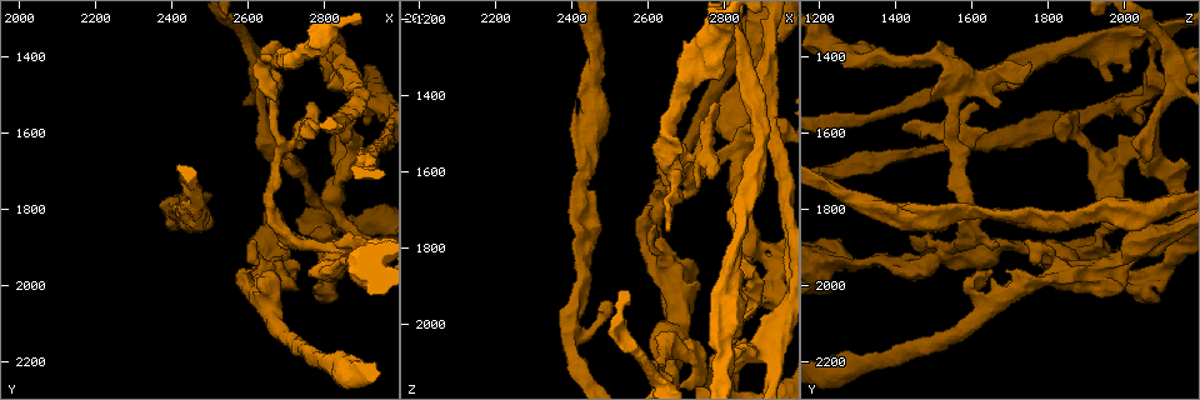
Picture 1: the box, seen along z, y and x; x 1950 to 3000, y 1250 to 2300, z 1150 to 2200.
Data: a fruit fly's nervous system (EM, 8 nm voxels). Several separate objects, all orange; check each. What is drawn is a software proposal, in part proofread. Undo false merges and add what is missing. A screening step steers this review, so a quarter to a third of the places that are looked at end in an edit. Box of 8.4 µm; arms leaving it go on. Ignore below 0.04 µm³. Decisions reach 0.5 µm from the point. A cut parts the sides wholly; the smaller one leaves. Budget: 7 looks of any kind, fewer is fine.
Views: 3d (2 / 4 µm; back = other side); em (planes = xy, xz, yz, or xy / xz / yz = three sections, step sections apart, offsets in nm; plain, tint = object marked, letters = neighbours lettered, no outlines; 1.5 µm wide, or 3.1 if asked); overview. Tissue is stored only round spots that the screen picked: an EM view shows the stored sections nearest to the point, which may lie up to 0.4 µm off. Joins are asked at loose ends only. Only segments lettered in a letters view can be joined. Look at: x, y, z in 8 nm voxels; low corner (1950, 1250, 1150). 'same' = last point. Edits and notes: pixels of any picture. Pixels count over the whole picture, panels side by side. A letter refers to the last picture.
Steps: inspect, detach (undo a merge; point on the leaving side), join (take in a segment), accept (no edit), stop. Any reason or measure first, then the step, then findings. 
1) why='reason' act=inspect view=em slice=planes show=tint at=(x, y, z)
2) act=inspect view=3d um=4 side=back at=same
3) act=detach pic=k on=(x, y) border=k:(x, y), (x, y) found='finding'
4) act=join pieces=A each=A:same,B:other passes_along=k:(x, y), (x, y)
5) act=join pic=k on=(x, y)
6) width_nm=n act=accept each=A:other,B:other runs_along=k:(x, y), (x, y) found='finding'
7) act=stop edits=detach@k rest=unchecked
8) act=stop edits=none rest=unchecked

why='an open end' act=inspect view=3d um=4 at=(2610, 1890, 1740)

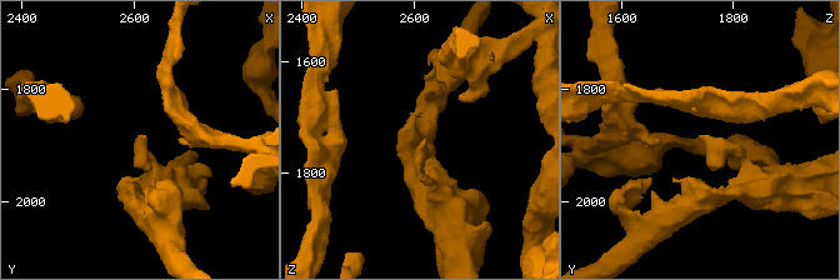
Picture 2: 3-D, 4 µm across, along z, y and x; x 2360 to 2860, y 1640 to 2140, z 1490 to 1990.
why='shape alone is not enough' act=inspect view=em slice=planes show=tint at=(2615, 1885, 1745)

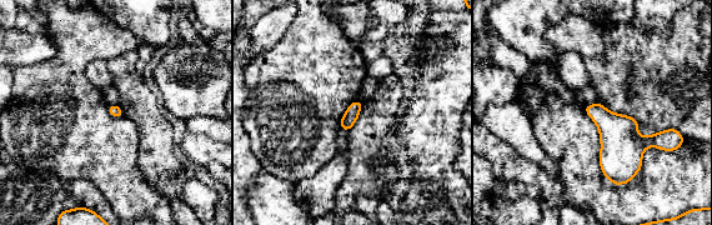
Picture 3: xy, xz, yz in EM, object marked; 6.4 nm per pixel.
why='what lies round it' act=inspect view=em slice=planes show=letters at=same

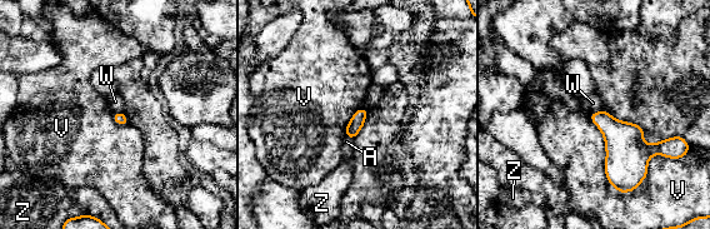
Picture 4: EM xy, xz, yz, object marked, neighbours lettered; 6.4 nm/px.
act=accept each=A:other,V:other,W:other,Z:other found='no lettered segment goes on from it'

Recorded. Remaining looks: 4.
why='an open end' act=inspect view=3d um=4 at=(2805, 1465, 1965)

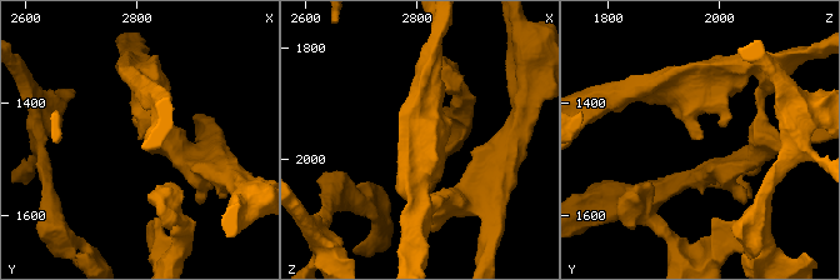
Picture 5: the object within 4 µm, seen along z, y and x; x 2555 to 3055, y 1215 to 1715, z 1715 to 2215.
act=inspect view=em slice=planes show=letters at=(2805, 1465, 1965)

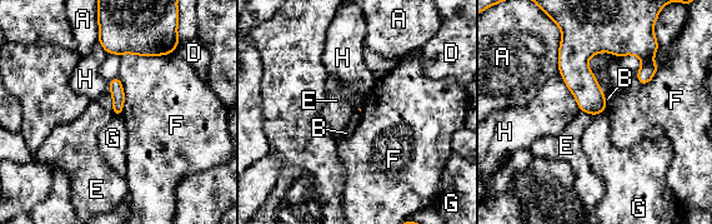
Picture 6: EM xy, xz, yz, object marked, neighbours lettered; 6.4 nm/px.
act=accept each=A:other,B:other,D:other,E:other,F:other,G:other,H:other border=6:(605, 109), (593, 115) found='no lettered segment goes on from it'

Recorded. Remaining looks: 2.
why='an open end' act=inspect view=em slice=planes show=tint at=(2655, 1520, 1675)

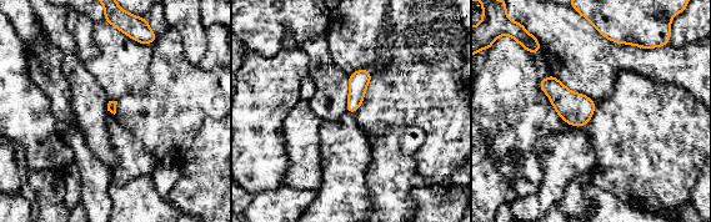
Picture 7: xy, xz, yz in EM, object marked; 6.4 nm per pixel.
act=inspect view=em slice=planes show=letters at=same

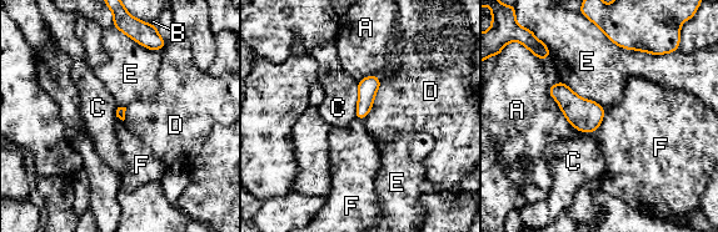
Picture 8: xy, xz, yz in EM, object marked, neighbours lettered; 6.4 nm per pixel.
act=accept each=A:other,B:other,C:other,D:other,E:other,F:other border=8:(606, 109), (601, 125), (593, 132) found='no lettered segment goes on from it'

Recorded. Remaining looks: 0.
act=stop edits=none rest=unchecked

